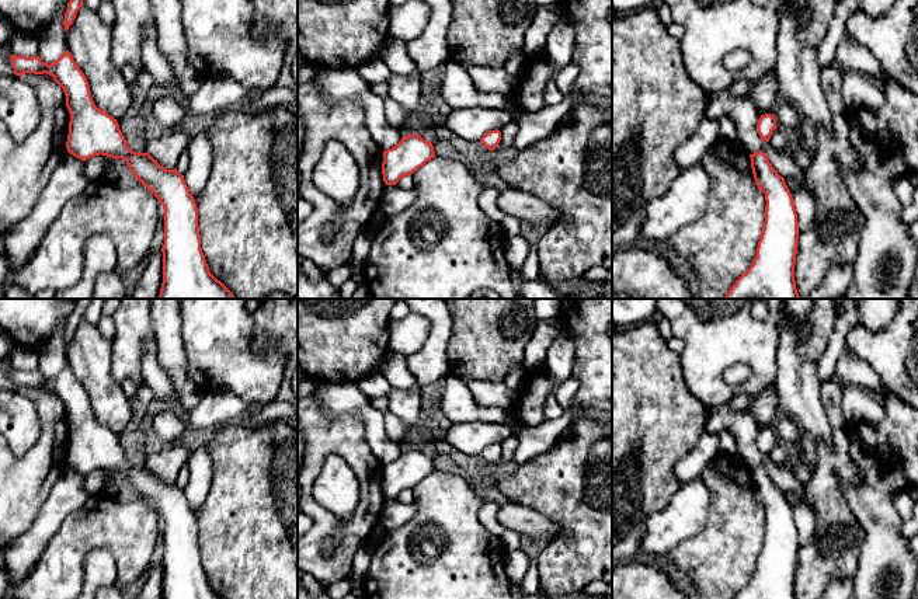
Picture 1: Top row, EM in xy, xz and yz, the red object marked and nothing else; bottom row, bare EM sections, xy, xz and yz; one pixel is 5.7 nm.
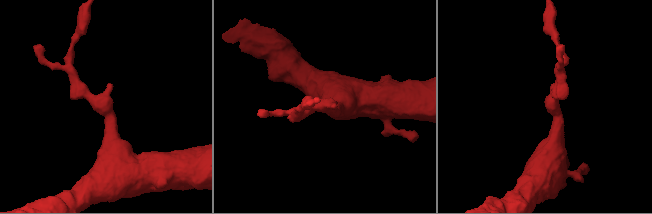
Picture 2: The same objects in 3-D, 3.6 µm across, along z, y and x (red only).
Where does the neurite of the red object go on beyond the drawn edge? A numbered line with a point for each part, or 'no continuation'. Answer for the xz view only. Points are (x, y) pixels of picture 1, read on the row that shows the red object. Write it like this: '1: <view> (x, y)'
no continuation

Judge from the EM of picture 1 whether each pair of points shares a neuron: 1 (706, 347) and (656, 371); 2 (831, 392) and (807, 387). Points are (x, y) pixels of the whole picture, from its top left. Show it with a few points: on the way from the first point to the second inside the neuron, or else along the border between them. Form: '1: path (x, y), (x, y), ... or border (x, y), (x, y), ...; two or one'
1: border (680, 355), (682, 376), (689, 390); two
2: border (821, 382), (821, 406), (830, 422); two

